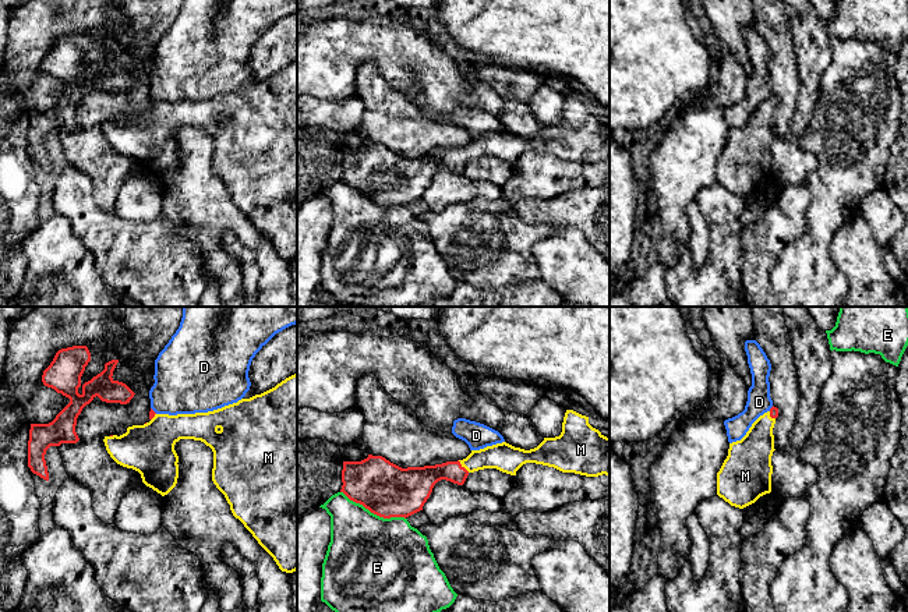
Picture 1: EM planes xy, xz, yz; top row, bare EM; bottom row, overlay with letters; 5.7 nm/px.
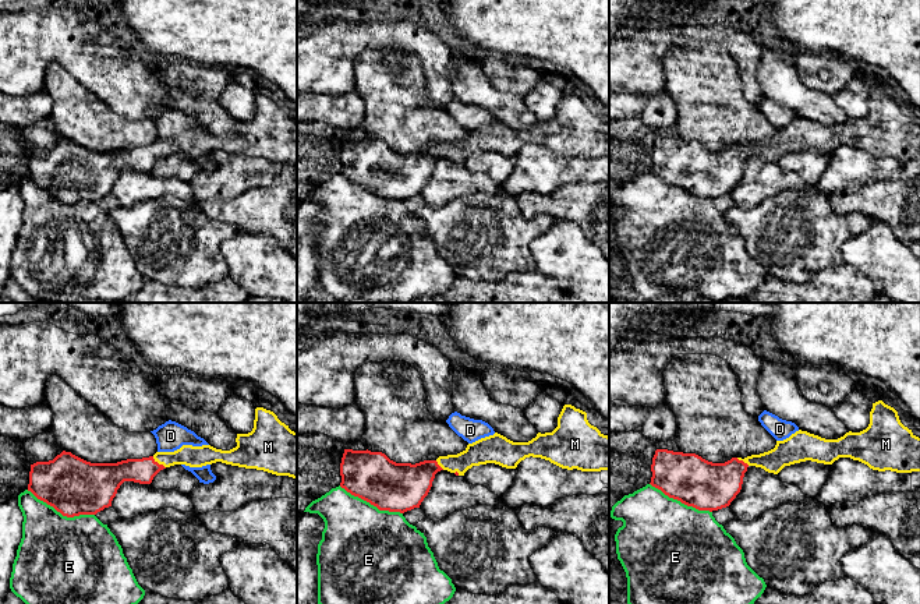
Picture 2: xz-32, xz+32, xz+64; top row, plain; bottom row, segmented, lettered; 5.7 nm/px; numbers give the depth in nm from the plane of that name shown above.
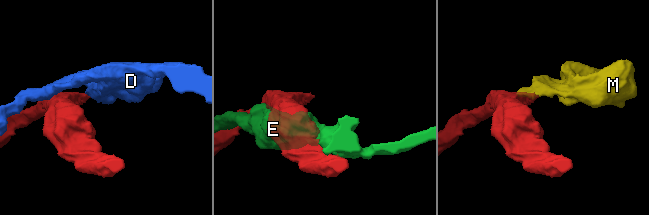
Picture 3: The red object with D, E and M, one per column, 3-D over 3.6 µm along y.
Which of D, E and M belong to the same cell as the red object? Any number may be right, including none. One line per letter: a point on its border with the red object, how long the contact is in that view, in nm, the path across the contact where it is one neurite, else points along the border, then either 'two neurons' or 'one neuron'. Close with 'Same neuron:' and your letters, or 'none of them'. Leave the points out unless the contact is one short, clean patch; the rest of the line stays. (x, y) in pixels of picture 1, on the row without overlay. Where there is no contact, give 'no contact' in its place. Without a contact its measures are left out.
D: contact xy (152, 98); length 50 nm; border xy (151, 95), (156, 101); two neurons
E: contact xz (373, 200); length 400 nm; two neurons
M: contact xz (463, 155); length 100 nm; way xz (421, 166), (463, 155), (486, 145), (505, 145); one neuron
Same neuron: M

